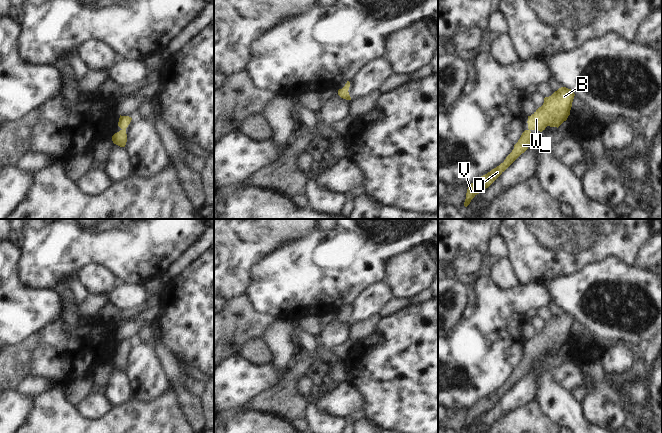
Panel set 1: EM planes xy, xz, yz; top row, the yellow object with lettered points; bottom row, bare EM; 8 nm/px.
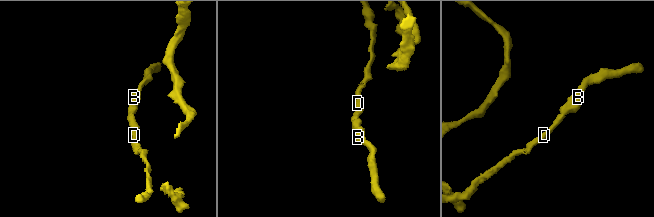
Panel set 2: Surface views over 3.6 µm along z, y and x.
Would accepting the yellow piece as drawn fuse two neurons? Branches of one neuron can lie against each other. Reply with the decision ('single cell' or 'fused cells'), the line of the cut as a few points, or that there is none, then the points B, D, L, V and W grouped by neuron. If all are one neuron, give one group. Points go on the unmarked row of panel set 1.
single cell | no cut | B D L V W

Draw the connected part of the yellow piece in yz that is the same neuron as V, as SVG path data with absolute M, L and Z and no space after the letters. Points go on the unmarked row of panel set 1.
M561 311L551 320L544 322L544 327L531 340L528 340L528 353L525 354L512 376L503 387L492 393L487 398L477 402L468 409L464 430L467 431L471 424L482 414L488 412L522 377L524 377L532 364L532 354L542 356L547 350L559 351L570 339L574 315Z

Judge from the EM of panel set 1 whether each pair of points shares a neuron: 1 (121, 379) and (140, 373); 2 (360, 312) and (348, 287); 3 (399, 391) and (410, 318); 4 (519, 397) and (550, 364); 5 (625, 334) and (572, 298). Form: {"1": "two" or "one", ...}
{"1": "two", "2": "two", "3": "one", "4": "one", "5": "one"}

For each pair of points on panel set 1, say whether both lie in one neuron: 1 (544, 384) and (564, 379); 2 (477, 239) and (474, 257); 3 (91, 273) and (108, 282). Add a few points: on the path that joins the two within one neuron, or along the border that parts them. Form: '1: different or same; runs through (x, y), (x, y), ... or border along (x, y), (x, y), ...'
1: different; border along (552, 372), (553, 379), (562, 388), (571, 393)
2: different; border along (484, 247), (467, 251)
3: same; runs through (95, 277), (104, 282)

